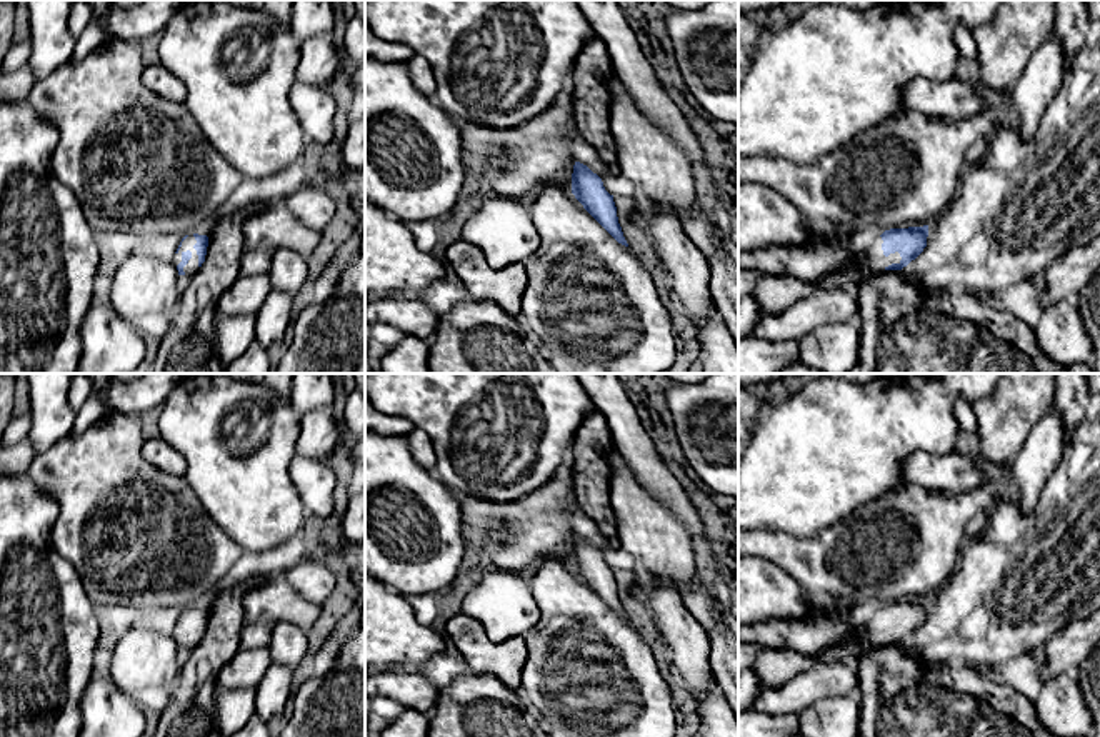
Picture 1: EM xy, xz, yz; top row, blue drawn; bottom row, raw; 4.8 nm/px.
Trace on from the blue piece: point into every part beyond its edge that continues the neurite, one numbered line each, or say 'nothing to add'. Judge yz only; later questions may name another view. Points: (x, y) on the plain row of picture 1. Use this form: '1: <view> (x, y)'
1: yz (872, 634)

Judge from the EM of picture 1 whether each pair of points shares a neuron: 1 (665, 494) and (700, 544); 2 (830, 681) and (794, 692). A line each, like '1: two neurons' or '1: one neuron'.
1: one neuron
2: one neuron

